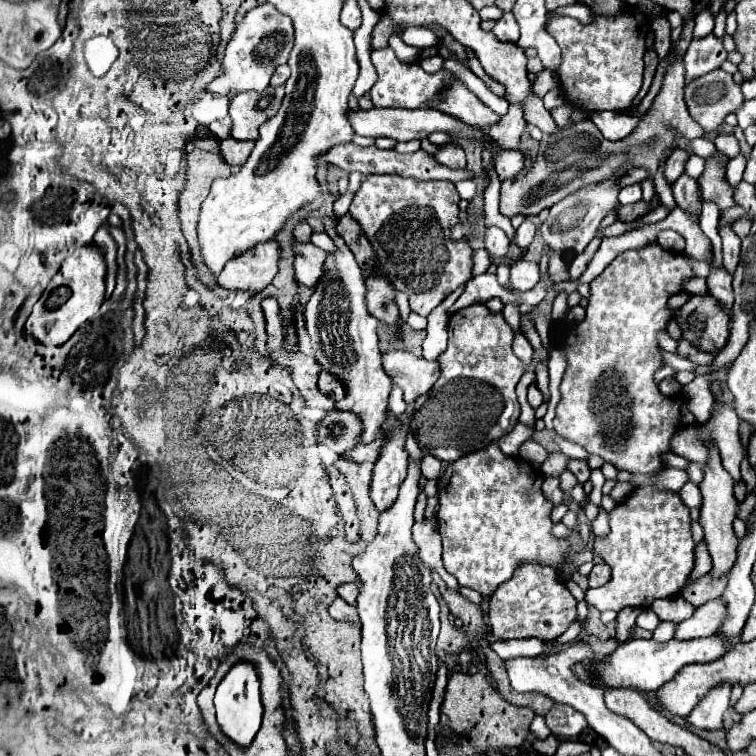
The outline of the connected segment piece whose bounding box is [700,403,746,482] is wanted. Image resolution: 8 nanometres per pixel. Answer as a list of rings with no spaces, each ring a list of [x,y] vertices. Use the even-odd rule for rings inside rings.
[[[726,403],[716,407],[712,419],[706,425],[702,425],[700,439],[712,439],[720,451],[722,465],[726,467],[726,471],[734,481],[741,480],[740,463],[746,451],[738,431],[738,415],[732,411],[732,407],[728,407]]]

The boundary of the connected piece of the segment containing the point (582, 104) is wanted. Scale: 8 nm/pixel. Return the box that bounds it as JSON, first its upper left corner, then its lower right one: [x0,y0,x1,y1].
[548,9,648,113]

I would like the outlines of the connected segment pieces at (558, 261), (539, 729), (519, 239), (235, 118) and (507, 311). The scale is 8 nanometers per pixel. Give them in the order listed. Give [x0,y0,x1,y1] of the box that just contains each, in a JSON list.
[[550,251,568,283],[530,715,551,739],[516,221,536,249],[230,87,284,139],[502,303,520,333]]

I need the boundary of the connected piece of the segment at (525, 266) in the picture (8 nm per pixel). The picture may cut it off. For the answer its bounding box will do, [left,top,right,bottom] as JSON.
[509,261,540,291]

